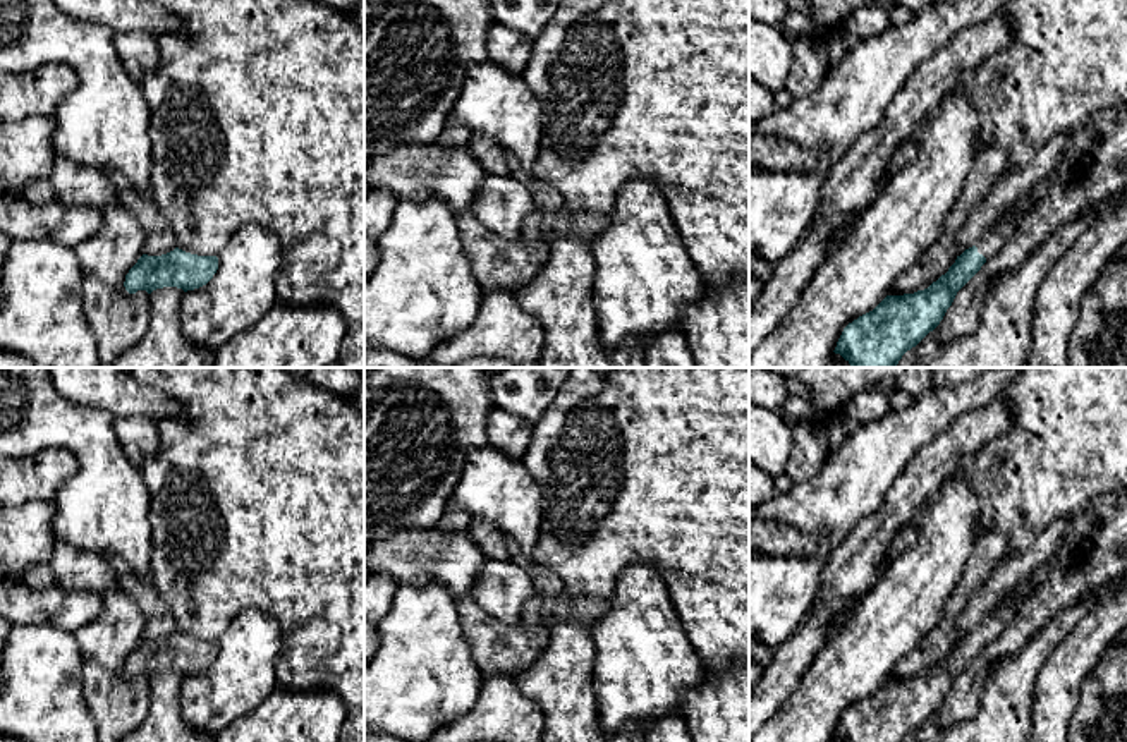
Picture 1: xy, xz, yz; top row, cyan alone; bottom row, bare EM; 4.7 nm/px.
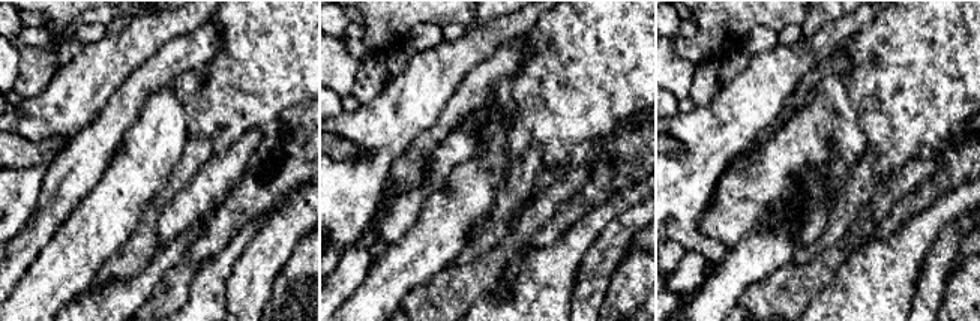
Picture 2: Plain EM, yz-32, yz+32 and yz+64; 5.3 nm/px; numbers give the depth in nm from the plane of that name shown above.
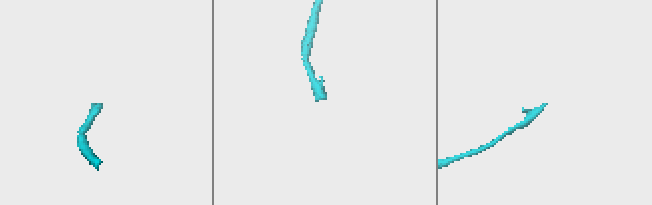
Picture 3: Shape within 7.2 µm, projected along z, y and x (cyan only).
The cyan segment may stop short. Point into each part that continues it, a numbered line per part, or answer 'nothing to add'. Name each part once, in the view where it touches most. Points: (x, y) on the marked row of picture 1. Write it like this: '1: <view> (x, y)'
1: yz (993, 239)

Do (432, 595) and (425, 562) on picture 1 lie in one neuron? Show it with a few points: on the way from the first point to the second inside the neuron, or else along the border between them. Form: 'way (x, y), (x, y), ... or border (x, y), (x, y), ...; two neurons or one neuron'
border (397, 584), (440, 583), (456, 600); two neurons

